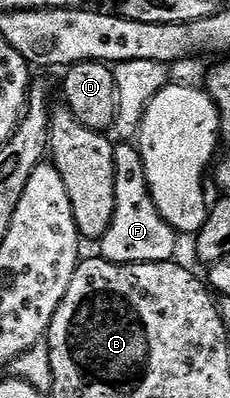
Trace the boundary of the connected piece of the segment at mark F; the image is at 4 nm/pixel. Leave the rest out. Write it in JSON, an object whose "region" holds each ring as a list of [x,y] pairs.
{"region":[[[128,141],[117,142],[115,148],[114,217],[110,229],[98,241],[99,258],[108,263],[171,263],[177,258],[178,233],[158,213],[158,205],[154,205],[140,148]]]}

